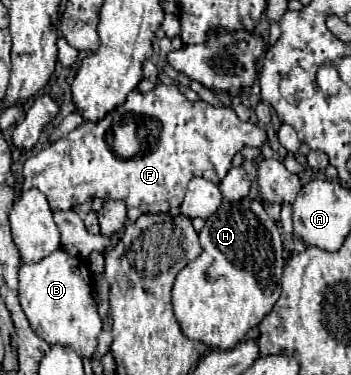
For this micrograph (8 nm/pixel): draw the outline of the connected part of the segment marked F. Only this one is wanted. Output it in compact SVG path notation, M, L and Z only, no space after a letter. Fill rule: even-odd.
M158 84L152 92L146 92L146 94L134 90L128 98L132 100L116 106L96 124L84 122L80 128L72 130L64 138L52 142L48 148L30 156L24 164L24 172L22 172L24 182L22 182L20 194L24 194L24 190L38 188L48 198L48 204L52 210L72 210L74 206L84 204L86 200L98 196L102 200L108 200L108 198L122 200L126 206L140 208L142 212L168 212L172 206L182 204L186 186L194 176L202 176L218 184L232 168L234 154L242 152L244 146L262 148L268 142L268 134L264 128L252 122L242 122L232 108L214 108L206 102L190 102L174 84ZM130 120L138 120L138 122L148 120L148 140L144 140L144 144L148 144L148 154L142 152L136 158L122 160L112 150L108 136L112 136L112 130L118 122L126 124Z

